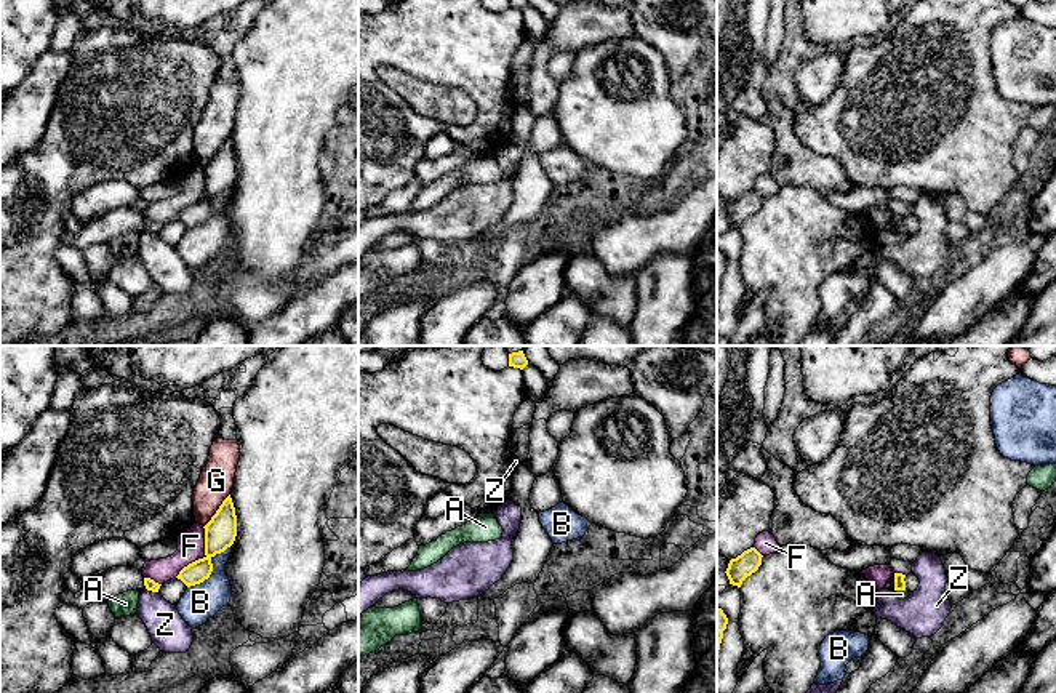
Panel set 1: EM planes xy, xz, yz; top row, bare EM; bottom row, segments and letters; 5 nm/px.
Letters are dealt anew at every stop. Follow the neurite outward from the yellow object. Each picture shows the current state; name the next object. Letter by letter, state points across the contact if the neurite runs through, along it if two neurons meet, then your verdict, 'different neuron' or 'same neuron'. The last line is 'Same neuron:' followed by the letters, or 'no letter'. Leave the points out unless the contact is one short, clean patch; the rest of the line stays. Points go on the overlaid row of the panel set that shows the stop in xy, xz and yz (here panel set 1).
A: border along yz (906, 589), (895, 591); different neuron
B: different neuron
F: different neuron
G: border along xy (229, 493), (204, 527); different neuron
Z: border along xy (146, 588), (157, 592); different neuron
Same neuron: no letter

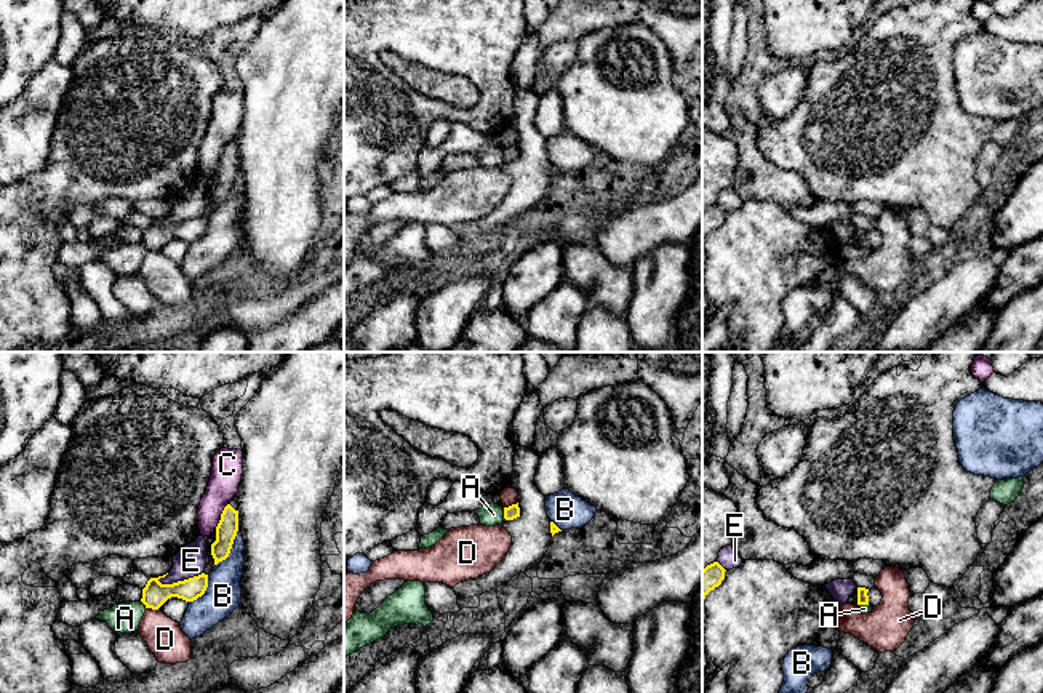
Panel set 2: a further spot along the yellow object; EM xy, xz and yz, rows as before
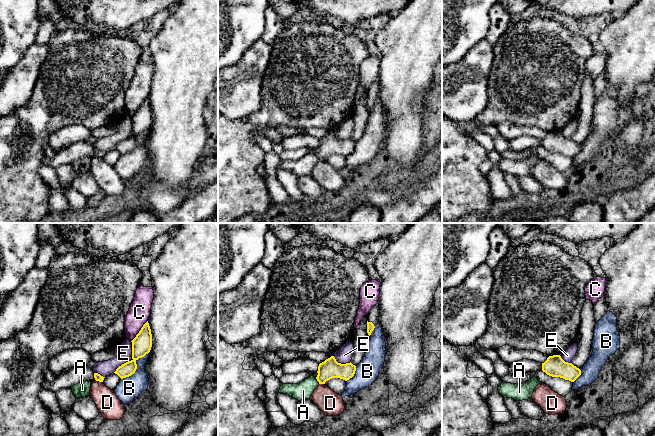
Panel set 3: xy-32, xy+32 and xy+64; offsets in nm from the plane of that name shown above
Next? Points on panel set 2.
A: border along xz (503, 508), (506, 519); different neuron
B: different neuron
C: border along xy (227, 503), (215, 527); different neuron
D: border along xz (517, 501), (504, 508); different neuron
E: different neuron
Same neuron: no letter

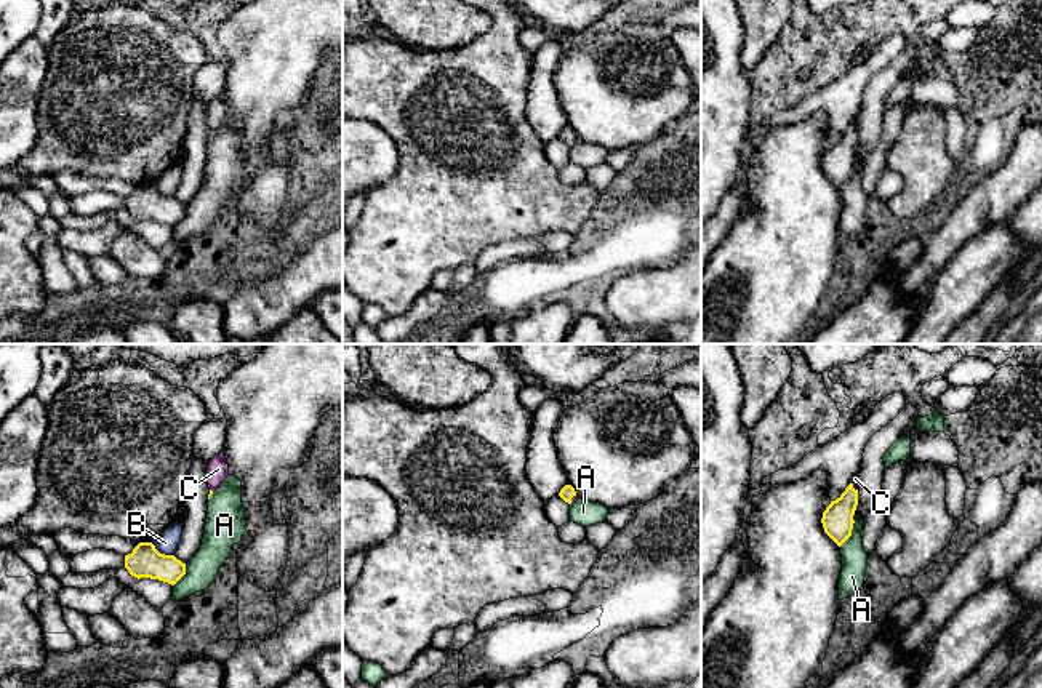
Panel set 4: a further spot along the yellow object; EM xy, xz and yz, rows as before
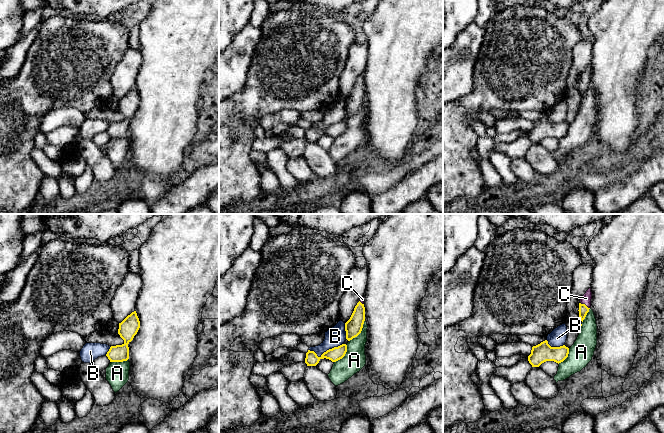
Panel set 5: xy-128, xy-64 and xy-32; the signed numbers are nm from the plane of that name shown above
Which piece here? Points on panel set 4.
A: different neuron
B: different neuron
C: runs through xz (567, 492), (572, 496), (575, 498); same neuron
Same neuron: C

